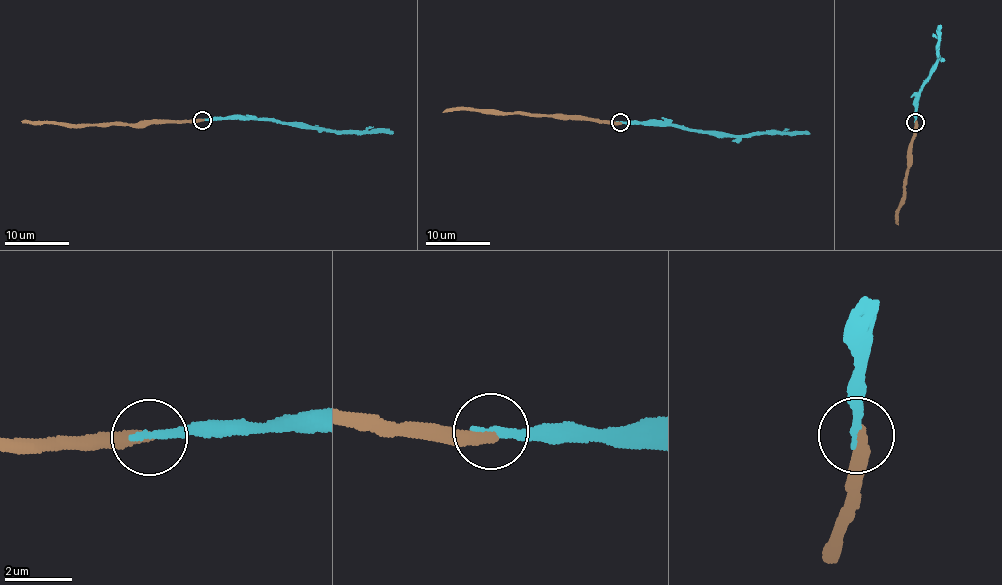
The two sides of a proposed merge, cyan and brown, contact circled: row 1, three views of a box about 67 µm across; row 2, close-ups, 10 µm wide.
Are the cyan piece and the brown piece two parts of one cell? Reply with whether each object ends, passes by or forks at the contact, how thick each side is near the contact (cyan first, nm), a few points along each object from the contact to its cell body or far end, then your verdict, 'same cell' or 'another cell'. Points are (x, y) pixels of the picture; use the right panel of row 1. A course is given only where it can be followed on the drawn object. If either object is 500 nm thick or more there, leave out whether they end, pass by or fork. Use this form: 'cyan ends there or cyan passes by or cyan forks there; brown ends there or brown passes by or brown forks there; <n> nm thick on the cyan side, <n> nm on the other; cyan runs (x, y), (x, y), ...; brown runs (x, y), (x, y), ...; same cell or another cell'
cyan ends there; brown ends there; 280 nm thick on the cyan side, 360 nm on the other; cyan runs (915, 122), (922, 87), (939, 54), (940, 24); brown runs (915, 122), (904, 193), (894, 222), (898, 223); same cell

